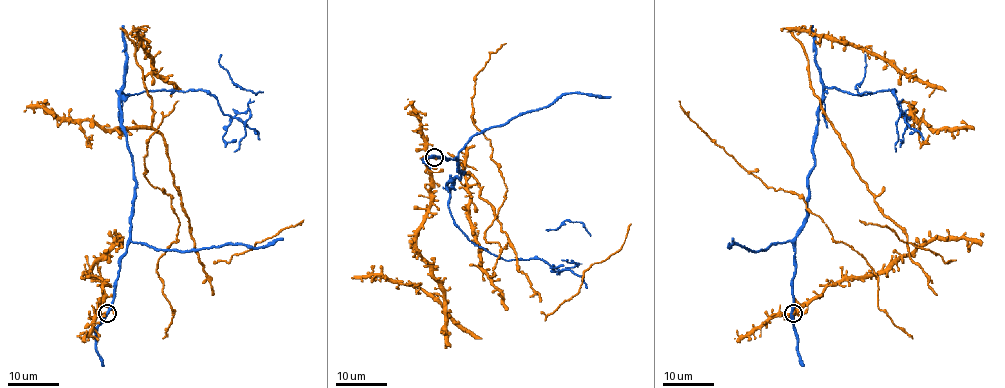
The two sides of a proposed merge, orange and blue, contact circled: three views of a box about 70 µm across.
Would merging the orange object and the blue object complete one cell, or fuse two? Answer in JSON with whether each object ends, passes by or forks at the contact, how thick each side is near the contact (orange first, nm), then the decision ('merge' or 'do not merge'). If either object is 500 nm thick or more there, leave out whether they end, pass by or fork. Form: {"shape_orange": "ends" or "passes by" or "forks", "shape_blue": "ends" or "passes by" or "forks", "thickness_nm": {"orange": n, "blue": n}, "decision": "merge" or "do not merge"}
{"shape_orange": "ends", "shape_blue": "passes by", "thickness_nm": {"orange": 360, "blue": 360}, "decision": "do not merge"}

